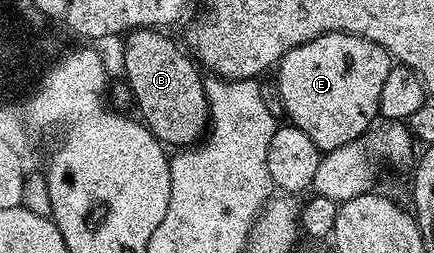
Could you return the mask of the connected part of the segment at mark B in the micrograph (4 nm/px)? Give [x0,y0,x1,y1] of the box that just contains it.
[124,28,210,148]

